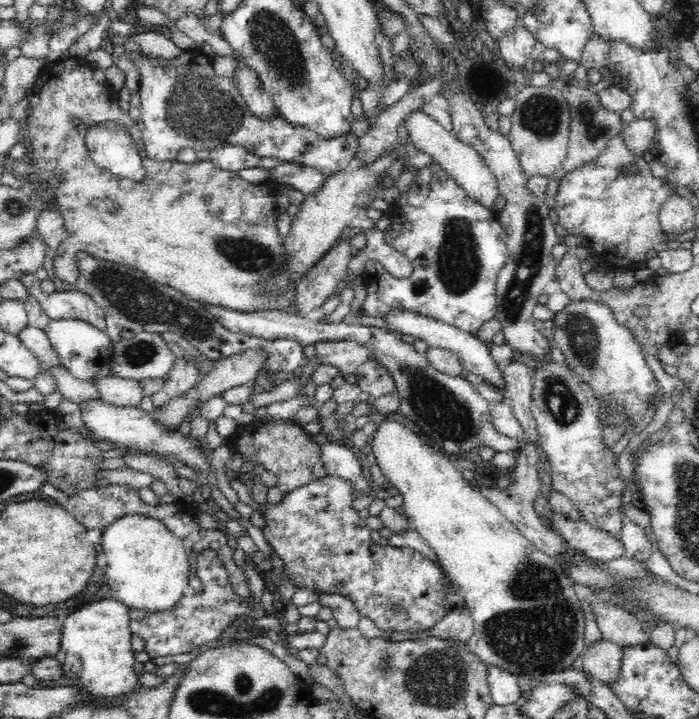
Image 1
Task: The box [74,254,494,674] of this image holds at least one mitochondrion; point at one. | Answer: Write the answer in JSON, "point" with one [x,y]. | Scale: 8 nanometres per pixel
{"point":[133,299]}

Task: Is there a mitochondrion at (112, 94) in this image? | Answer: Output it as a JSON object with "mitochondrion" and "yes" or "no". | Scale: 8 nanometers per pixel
{"mitochondrion":"no"}

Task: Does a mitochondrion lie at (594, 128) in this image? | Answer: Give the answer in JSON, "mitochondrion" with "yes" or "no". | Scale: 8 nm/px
{"mitochondrion":"yes"}

